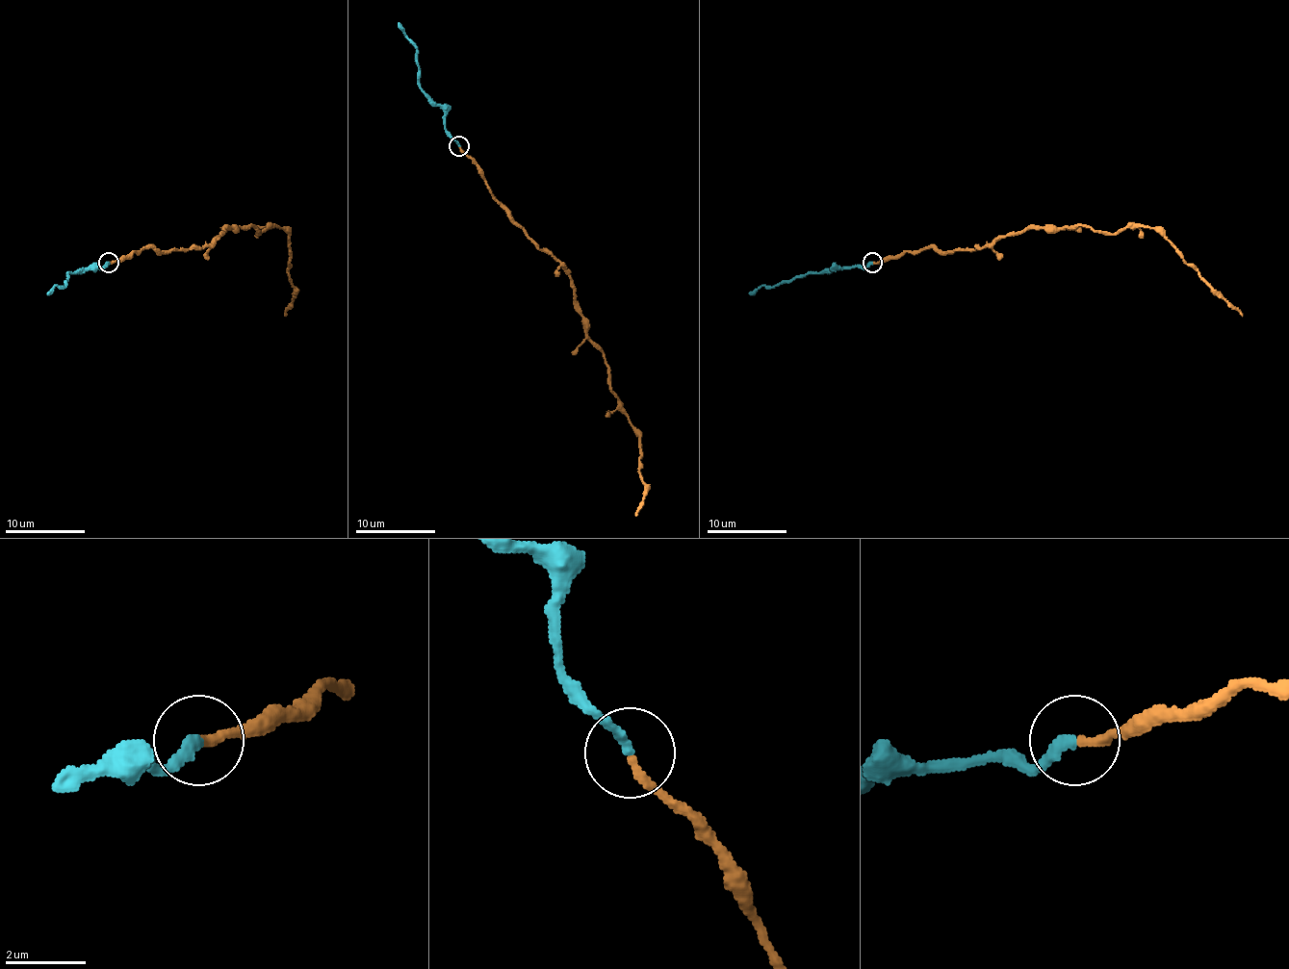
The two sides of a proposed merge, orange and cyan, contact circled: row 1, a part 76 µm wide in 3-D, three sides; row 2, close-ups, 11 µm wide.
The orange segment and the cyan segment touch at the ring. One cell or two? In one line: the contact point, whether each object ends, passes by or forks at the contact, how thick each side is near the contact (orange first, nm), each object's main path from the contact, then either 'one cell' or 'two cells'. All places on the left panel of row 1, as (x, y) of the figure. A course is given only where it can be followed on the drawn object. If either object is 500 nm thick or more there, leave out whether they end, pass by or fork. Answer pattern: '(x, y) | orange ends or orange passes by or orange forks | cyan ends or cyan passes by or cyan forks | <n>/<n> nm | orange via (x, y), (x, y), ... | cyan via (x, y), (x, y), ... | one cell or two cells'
(108, 263) | orange ends | cyan ends | 240/280 nm | orange via (109, 263), (149, 247), (201, 249), (227, 229), (281, 227), (289, 235), (293, 289), (285, 315) | cyan via (109, 263), (68, 273), (63, 287), (57, 285), (46, 295) | one cell

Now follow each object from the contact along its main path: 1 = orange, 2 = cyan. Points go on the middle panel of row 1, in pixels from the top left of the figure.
1: (459, 147), (507, 216), (570, 277), (586, 338), (602, 353), (609, 392), (640, 436), (644, 504), (636, 516)
2: (459, 145), (446, 129), (446, 114), (420, 86), (418, 51), (398, 23)

